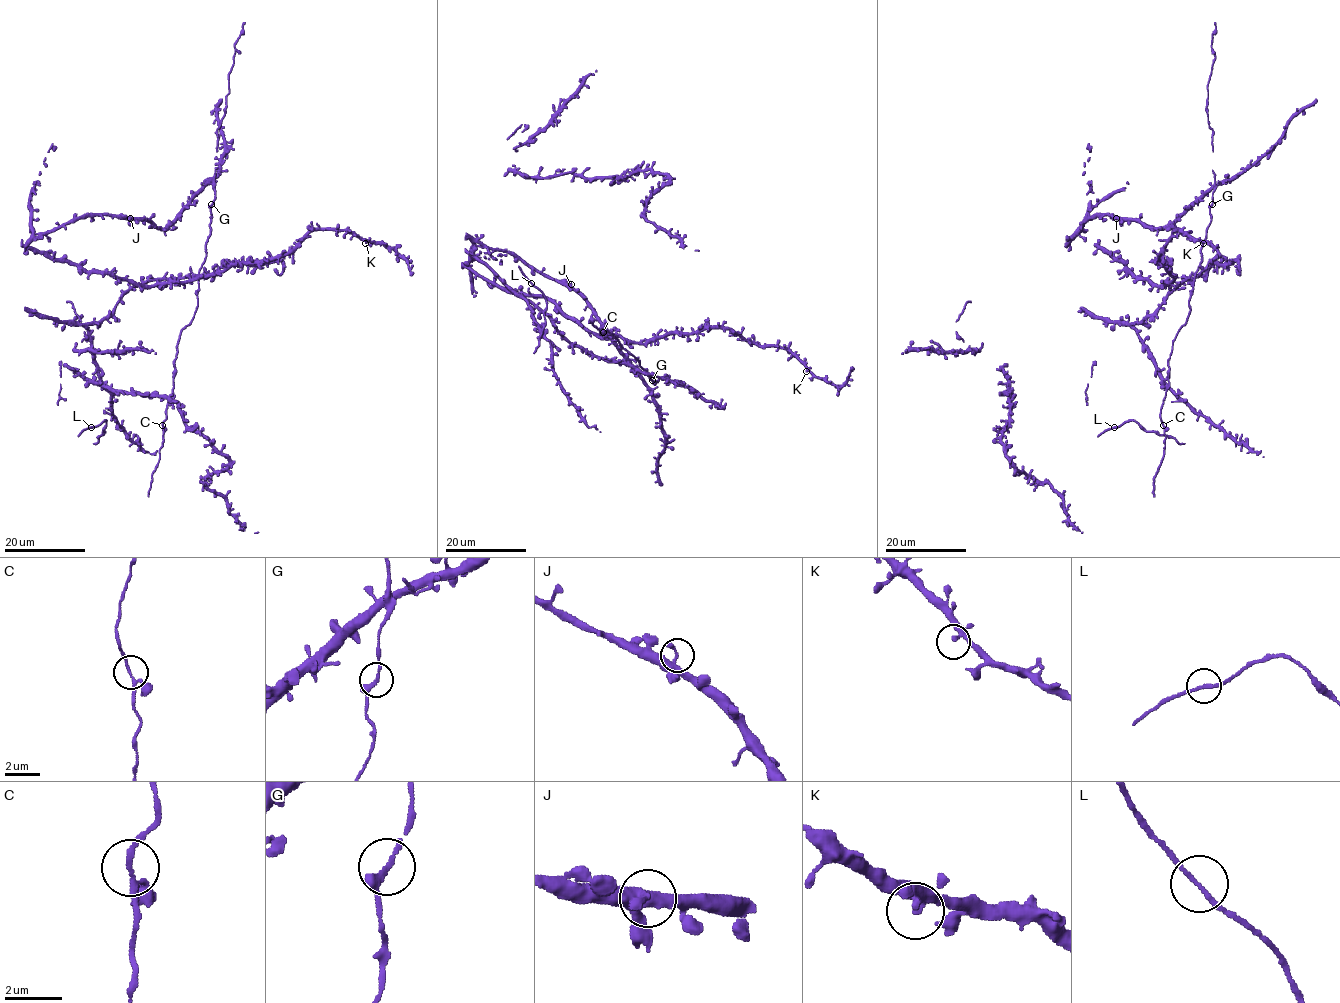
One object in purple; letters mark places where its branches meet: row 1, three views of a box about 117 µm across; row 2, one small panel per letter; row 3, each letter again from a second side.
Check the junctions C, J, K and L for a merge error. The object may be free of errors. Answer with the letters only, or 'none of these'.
none of these

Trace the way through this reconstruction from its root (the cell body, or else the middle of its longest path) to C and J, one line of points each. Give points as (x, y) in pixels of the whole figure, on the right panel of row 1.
C: (1171, 292), (1199, 275), (1187, 322), (1168, 359), (1163, 425)
J: (1171, 292), (1199, 275), (1212, 193), (1215, 182), (1220, 184), (1160, 227), (1116, 218)

